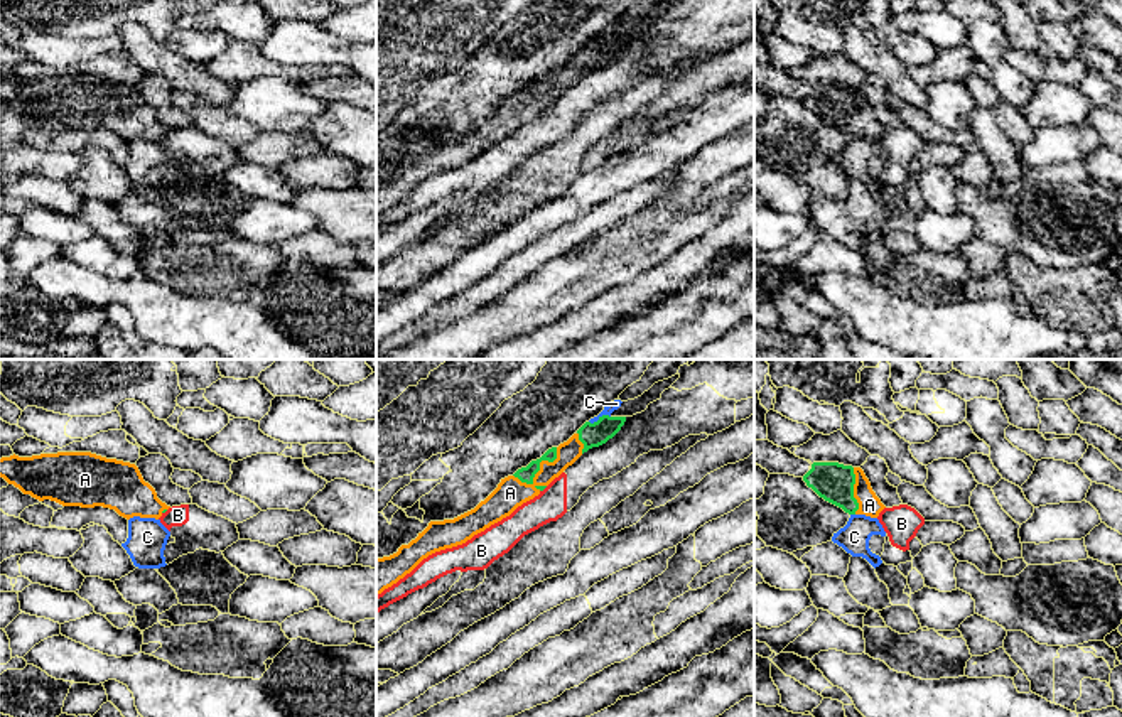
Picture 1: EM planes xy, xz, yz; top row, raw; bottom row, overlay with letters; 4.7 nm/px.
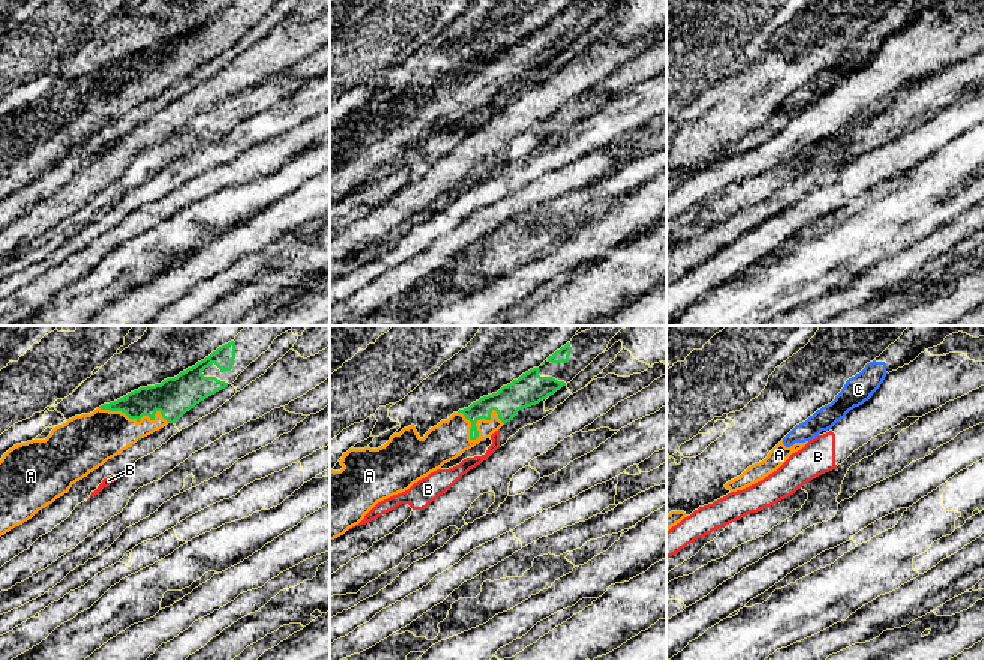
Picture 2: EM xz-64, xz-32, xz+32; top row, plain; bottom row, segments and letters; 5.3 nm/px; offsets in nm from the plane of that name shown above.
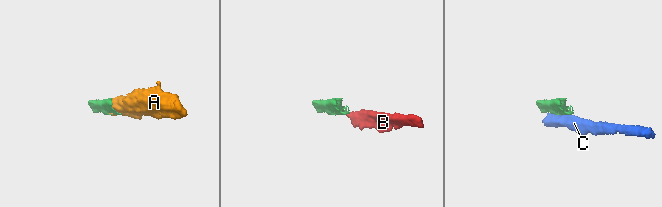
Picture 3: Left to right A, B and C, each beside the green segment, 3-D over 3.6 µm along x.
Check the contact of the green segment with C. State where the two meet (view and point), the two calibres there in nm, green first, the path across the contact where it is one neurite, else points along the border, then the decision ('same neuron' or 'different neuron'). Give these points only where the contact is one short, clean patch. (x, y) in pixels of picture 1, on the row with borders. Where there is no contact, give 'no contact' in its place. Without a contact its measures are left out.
contact xz (599, 417); calibres 120 and 50 nm; different neuron

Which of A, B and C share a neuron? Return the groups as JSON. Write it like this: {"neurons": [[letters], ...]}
{"neurons": [["A"], ["B"], ["C"]]}

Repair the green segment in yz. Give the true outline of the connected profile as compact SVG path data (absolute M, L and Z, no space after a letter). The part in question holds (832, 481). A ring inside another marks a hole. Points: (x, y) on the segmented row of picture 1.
M813 462L803 481L820 498L849 515L877 518L886 508L860 467L839 462Z

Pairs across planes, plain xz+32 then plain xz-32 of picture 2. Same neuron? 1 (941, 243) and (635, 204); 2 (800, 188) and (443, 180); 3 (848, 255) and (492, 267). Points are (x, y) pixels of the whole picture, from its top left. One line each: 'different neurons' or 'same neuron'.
1: same neuron
2: same neuron
3: same neuron

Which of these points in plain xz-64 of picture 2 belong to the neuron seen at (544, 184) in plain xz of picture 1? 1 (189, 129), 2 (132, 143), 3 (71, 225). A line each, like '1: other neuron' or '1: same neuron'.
1: other neuron
2: same neuron
3: other neuron

